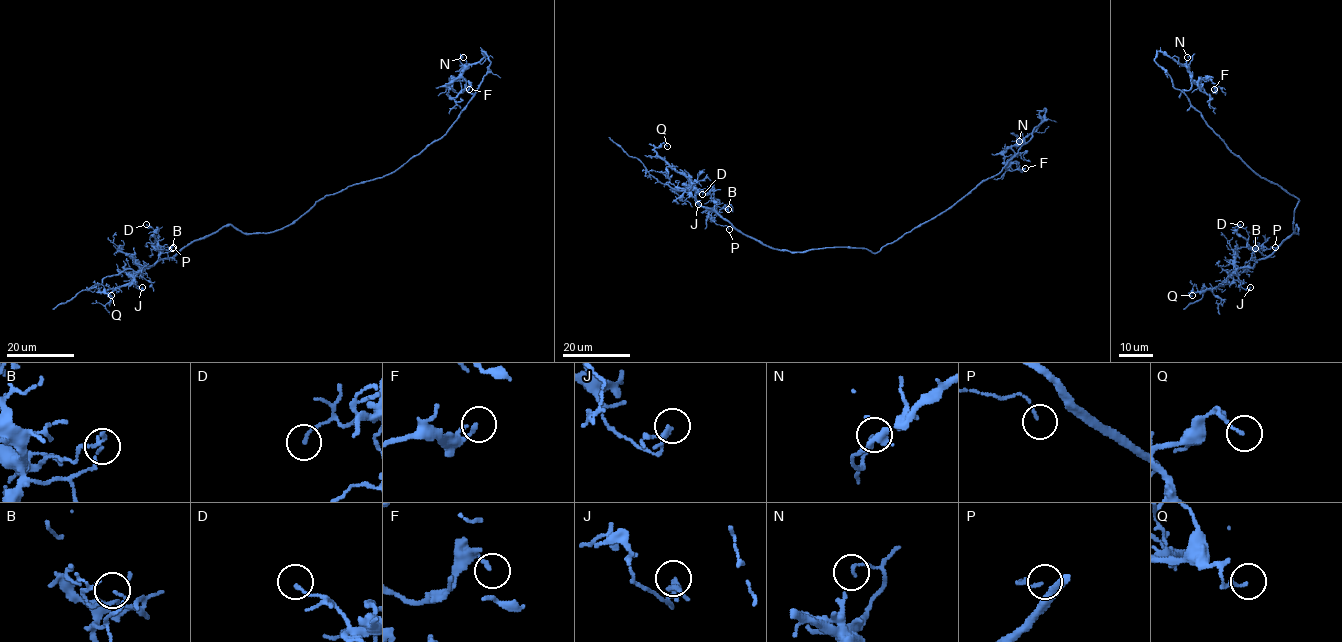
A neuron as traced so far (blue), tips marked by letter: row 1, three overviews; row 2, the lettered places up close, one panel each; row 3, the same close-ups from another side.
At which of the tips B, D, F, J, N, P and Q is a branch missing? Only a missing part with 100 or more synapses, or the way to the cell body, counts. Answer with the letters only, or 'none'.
none

